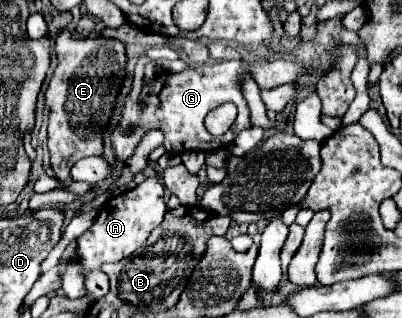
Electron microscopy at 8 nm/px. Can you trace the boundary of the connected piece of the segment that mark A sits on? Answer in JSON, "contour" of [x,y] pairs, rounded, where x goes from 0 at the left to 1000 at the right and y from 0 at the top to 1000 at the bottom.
{"contour":[[[376,557],[346,575],[331,601],[316,601],[306,613],[276,619],[236,682],[236,701],[197,745],[197,821],[172,833],[167,852],[157,858],[157,896],[152,909],[162,915],[167,934],[197,940],[211,928],[211,890],[201,846],[246,846],[256,827],[291,827],[306,808],[326,808],[346,777],[361,770],[371,733],[400,708],[415,645],[410,645],[410,594],[400,582],[400,563]]]}

